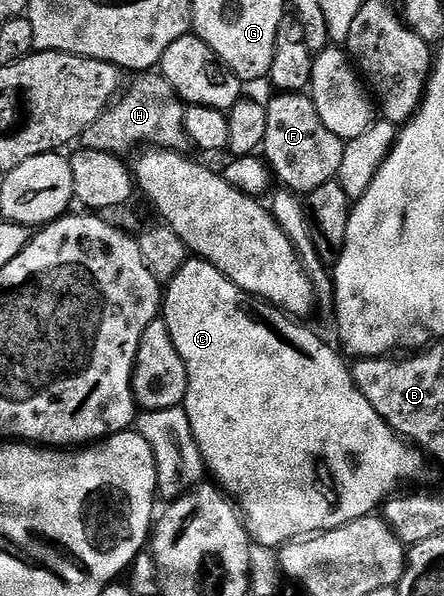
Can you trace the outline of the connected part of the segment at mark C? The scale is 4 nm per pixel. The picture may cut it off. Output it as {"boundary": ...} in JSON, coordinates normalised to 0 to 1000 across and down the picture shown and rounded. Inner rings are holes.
{"boundary":[[[444,431],[421,433],[412,448],[383,466],[369,482],[369,500],[360,534],[378,545],[378,559],[387,565],[387,579],[396,579],[396,592],[419,614],[423,626],[423,659],[419,661],[417,685],[423,693],[423,706],[432,713],[432,733],[441,733],[441,747],[455,762],[455,773],[466,792],[473,790],[480,809],[491,814],[541,852],[550,866],[550,879],[556,896],[574,913],[590,918],[624,921],[637,911],[671,904],[680,898],[709,898],[716,891],[745,891],[766,881],[784,881],[784,874],[802,874],[822,864],[845,862],[872,837],[890,829],[894,817],[941,804],[959,790],[964,770],[939,750],[926,747],[903,730],[894,730],[838,686],[838,678],[797,638],[797,624],[791,611],[777,609],[712,557],[698,549],[687,549],[687,540],[655,532],[640,522],[597,507],[574,505],[554,490],[543,488],[495,451],[480,448],[475,441]],[[727,777],[752,817],[714,817],[716,782]]]}

